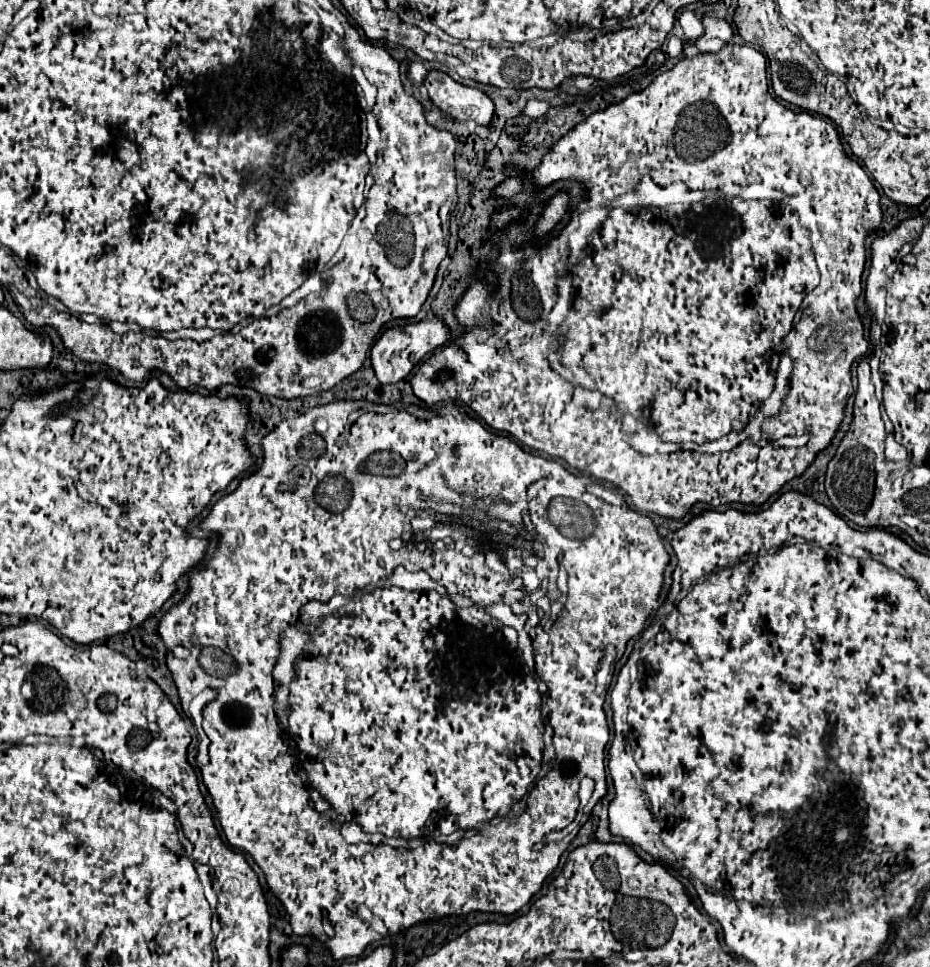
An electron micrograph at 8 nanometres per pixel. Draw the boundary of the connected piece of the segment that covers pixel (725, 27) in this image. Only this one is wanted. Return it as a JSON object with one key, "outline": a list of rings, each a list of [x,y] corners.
{"outline":[[[710,13],[704,17],[704,27],[706,27],[704,37],[696,41],[698,51],[718,51],[734,35],[732,23],[726,19],[720,19],[716,13]]]}

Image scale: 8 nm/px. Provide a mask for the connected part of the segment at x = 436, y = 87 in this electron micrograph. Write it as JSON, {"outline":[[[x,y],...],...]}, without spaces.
{"outline":[[[430,71],[424,79],[424,87],[428,89],[430,101],[458,121],[488,125],[494,115],[494,103],[484,91],[460,85],[442,71]]]}

